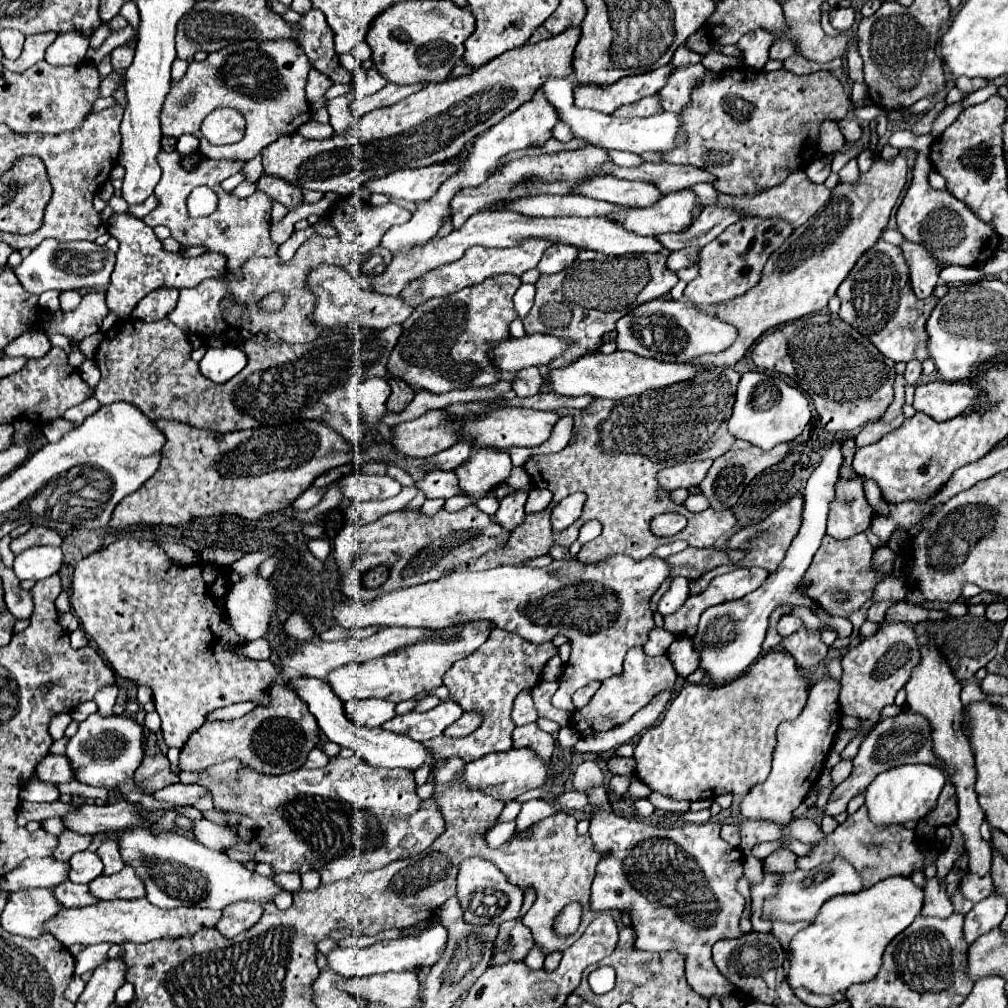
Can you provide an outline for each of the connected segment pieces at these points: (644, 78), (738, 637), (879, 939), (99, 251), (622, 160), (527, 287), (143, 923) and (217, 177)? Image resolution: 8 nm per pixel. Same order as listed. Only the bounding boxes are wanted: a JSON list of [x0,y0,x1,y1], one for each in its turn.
[[575,62,675,114],[691,444,843,686],[789,876,923,994],[13,238,115,294],[609,152,645,168],[513,284,535,320],[45,898,221,946],[143,152,279,278]]

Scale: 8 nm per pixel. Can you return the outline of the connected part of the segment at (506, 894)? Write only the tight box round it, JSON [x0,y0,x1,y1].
[457,856,523,924]

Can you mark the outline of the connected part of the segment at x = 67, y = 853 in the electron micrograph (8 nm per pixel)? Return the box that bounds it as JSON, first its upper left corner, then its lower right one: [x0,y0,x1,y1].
[55,830,91,862]

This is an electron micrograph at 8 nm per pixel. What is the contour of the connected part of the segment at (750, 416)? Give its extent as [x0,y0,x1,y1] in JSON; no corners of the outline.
[729,372,811,450]

